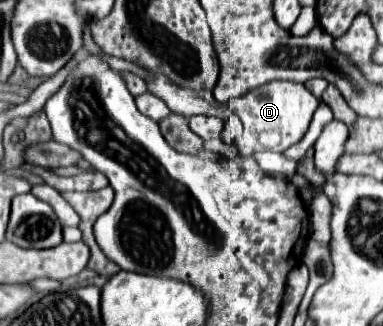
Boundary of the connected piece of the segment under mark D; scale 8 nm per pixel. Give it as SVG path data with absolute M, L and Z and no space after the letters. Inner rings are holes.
M270 81L268 85L260 85L258 89L232 99L228 103L228 109L240 117L244 127L244 143L240 143L240 155L250 155L254 151L284 153L306 135L316 107L318 99L302 83L292 81Z

